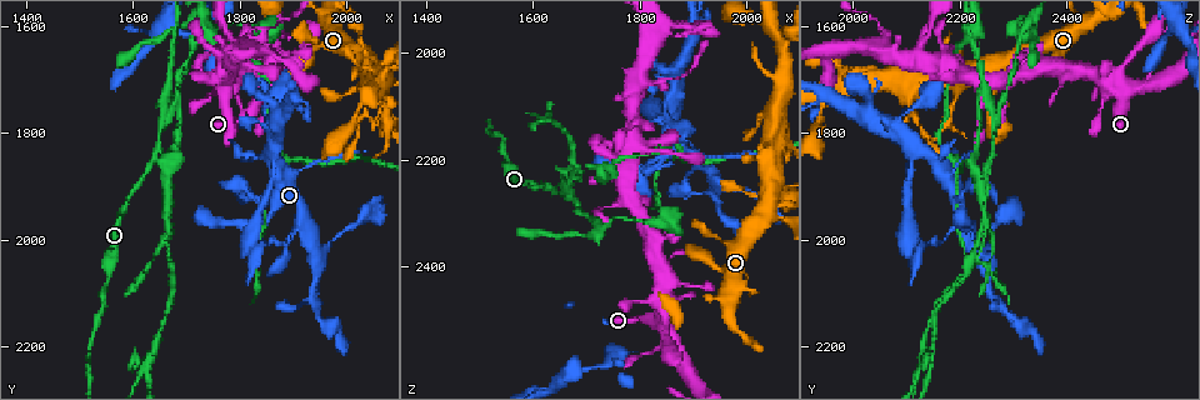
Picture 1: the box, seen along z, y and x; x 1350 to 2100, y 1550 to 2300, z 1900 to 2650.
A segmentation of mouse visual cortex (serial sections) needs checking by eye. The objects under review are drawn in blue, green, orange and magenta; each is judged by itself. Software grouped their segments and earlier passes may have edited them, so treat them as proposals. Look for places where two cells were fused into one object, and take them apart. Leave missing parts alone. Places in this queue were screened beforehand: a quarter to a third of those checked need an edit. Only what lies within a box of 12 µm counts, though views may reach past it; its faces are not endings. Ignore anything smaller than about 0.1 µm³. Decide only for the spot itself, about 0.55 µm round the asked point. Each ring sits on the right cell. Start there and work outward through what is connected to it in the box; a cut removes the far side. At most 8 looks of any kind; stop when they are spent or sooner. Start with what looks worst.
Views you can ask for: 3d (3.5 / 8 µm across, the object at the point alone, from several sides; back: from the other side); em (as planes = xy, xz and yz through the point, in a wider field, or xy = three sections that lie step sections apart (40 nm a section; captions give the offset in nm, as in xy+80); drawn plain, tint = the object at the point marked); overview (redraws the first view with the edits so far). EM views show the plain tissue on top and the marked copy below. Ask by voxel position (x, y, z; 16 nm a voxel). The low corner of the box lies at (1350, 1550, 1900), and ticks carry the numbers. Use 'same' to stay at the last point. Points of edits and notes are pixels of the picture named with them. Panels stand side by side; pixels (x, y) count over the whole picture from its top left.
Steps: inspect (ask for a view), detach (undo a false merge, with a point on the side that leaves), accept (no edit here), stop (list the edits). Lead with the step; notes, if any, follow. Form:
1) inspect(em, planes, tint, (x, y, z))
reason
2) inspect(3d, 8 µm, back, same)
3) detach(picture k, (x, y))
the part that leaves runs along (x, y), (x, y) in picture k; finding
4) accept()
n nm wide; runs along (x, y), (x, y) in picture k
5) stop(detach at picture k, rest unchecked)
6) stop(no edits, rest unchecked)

inspect(3d, 3.5 µm, (1640, 1845, 2260))
three-way junction

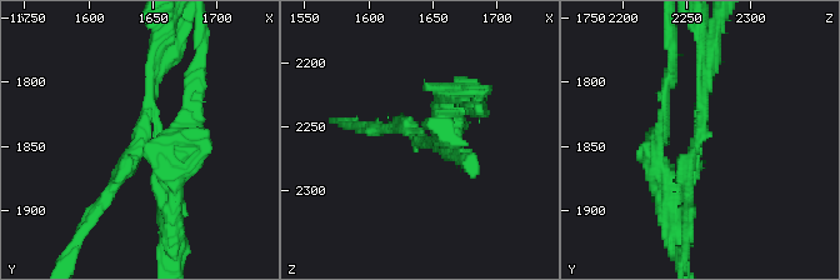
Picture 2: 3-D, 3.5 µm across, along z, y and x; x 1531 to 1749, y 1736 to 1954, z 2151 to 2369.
detach(picture 2, (435, 109))
3 arms; the part that leaves runs along (154, 133), (174, 183), (170, 248) in picture 2; two cells meet here

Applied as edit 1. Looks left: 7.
inspect(overview)
redraw

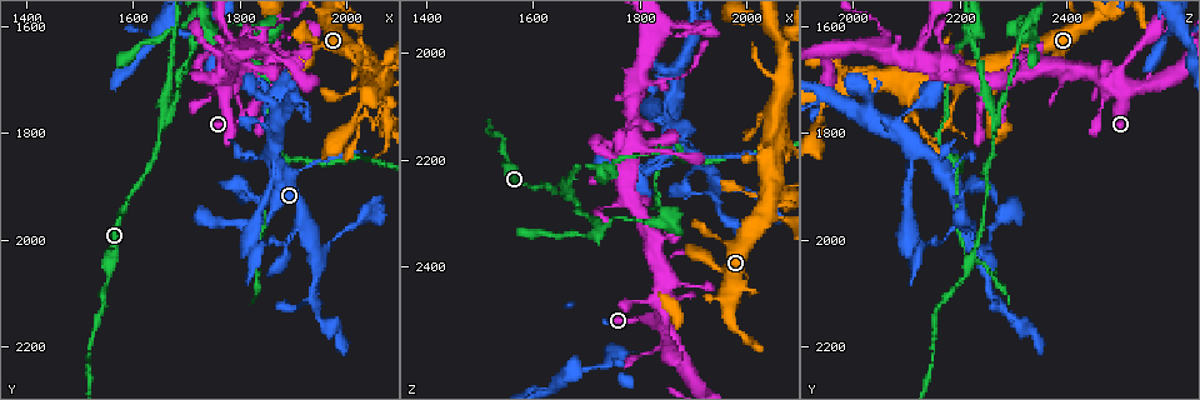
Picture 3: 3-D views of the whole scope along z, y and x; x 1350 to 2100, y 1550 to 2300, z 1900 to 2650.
inspect(3d, 8 µm, (1900, 1980, 2220))
calibre changes

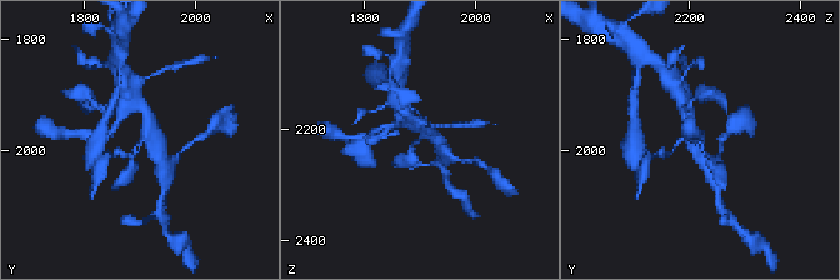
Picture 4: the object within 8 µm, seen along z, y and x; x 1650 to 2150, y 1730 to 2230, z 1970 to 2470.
inspect(em, xy, step 2, tint, (1900, 1985, 2215))
now the EM

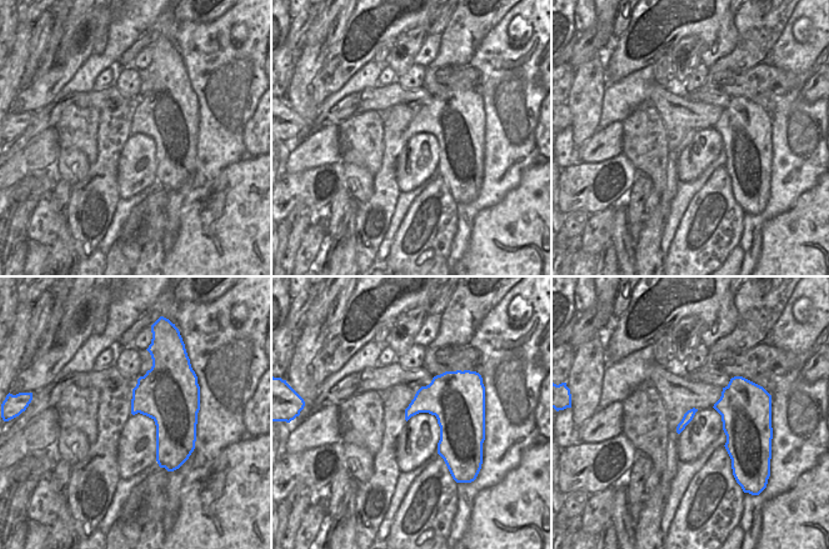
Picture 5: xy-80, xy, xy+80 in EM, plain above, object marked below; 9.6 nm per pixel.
accept()
one cell here

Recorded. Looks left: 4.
inspect(3d, 3.5 µm, (1720, 1600, 2320))
four-way junction

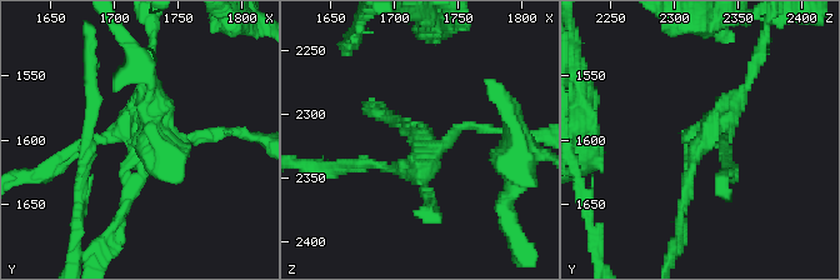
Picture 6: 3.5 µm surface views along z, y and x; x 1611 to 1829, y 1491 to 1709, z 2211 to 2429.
inspect(em, xy, step 3, tint, (1720, 1598, 2326))
shape alone is not enough

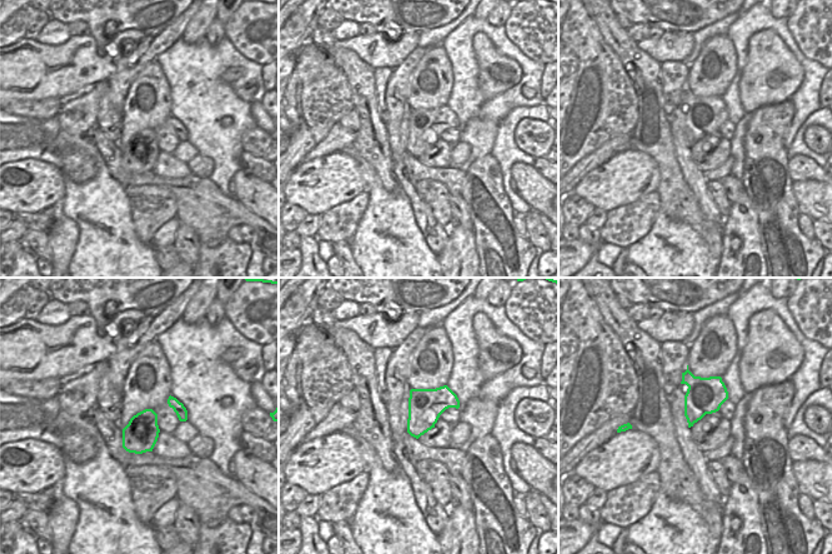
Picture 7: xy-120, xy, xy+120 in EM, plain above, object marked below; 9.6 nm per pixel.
accept()
continuous, no second cell

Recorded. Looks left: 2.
stop(detach at picture 2, rest unchecked)

